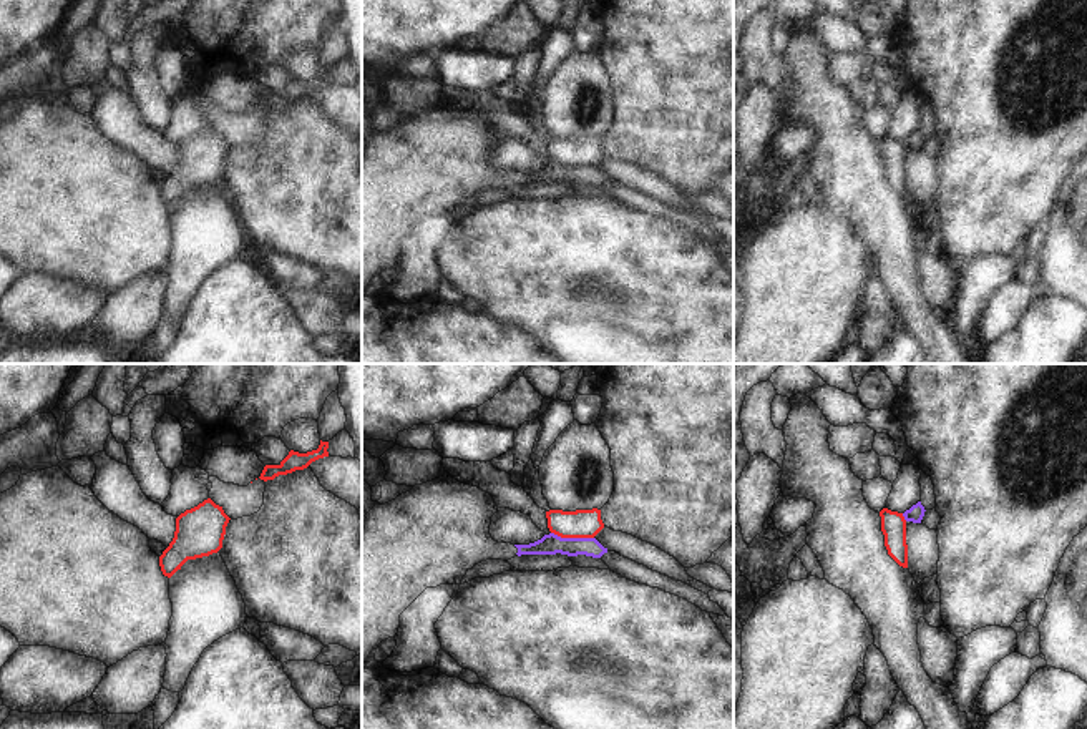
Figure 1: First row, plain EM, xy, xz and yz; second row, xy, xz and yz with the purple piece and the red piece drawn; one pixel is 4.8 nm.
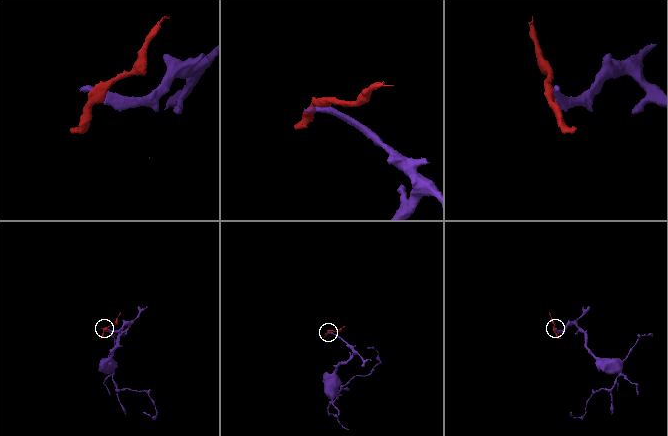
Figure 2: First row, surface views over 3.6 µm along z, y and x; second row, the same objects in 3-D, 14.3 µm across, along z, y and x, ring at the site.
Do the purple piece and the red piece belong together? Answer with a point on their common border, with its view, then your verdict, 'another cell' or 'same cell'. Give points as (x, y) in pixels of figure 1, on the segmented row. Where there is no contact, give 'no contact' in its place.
xz (573, 538) | another cell

